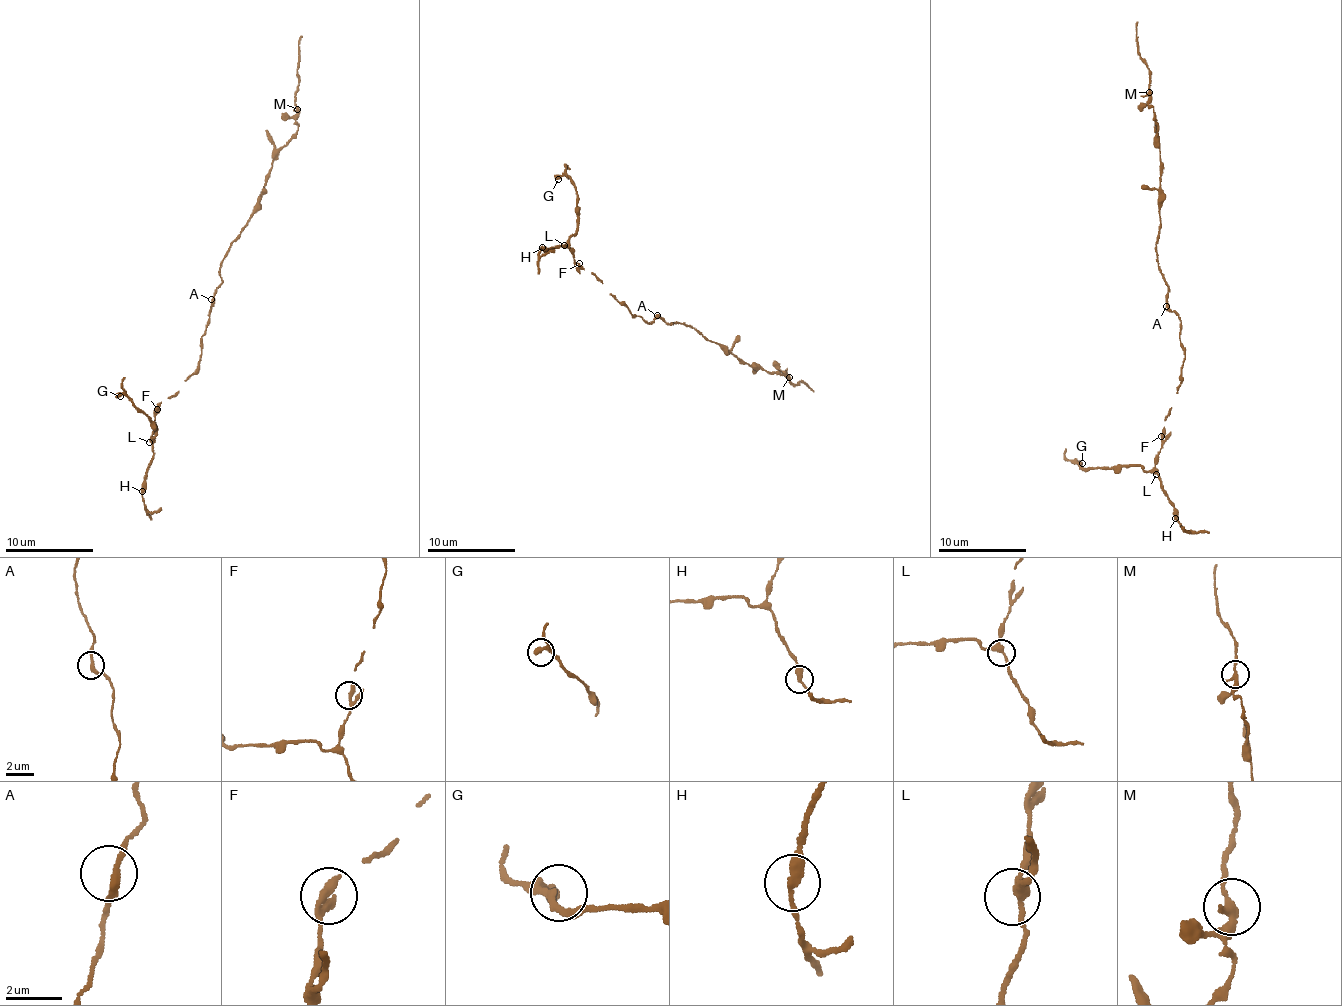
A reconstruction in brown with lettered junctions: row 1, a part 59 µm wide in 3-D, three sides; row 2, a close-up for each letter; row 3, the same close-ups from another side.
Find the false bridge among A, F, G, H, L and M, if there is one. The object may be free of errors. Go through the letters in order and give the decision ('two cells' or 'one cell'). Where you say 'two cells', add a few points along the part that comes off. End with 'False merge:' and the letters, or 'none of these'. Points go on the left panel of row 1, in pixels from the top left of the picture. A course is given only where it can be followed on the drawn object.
A: one cell
F: one cell
G: one cell
H: one cell
L: one cell
M: one cell
False merge: none of these

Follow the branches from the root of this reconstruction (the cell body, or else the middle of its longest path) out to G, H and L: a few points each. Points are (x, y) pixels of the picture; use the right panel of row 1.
G: (1168, 305), (1180, 321), (1184, 361), (1157, 462), (1146, 471), (1139, 465), (1084, 469), (1076, 462), (1082, 463)
H: (1168, 305), (1180, 321), (1184, 361), (1156, 473), (1176, 517)
L: (1168, 305), (1180, 321), (1179, 339), (1184, 361), (1179, 390), (1165, 420), (1166, 440), (1157, 455), (1156, 474)

